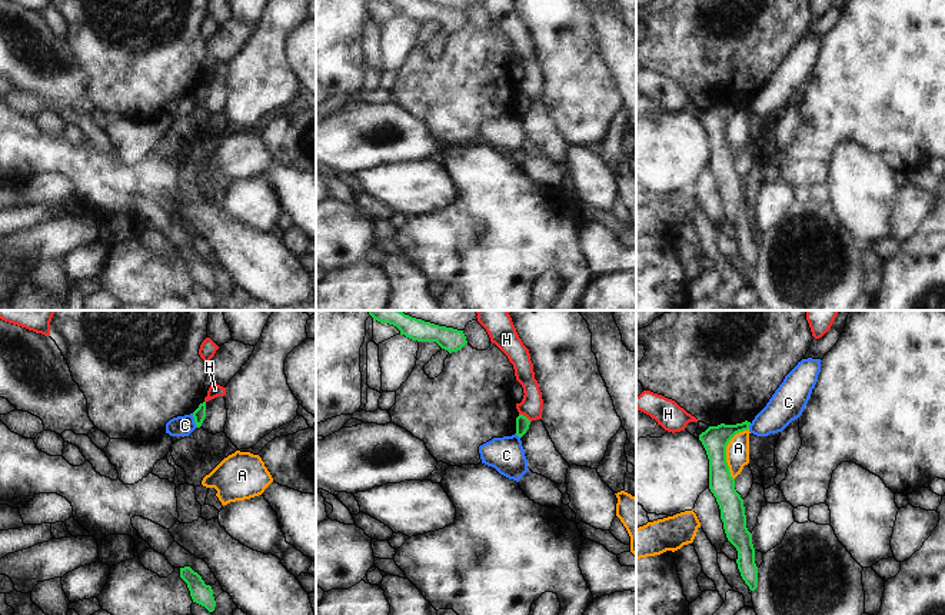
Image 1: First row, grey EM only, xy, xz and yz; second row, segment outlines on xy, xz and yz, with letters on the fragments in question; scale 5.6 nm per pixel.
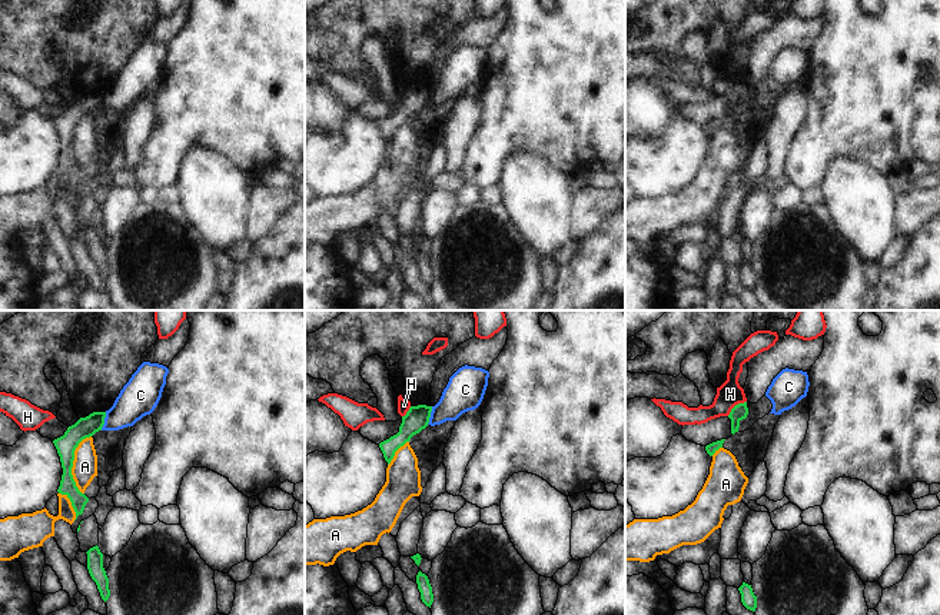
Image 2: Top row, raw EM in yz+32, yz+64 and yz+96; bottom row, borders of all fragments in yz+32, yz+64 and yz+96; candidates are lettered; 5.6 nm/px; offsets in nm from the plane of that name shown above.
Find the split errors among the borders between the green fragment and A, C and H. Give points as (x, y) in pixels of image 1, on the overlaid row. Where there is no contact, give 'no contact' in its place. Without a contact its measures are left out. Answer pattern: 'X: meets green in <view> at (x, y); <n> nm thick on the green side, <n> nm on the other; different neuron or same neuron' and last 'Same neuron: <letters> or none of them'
A: meets green in yz at (725, 451); 150 nm thick on the green side, 130 nm on the other; different neuron
C: meets green in xy at (195, 421); 70 nm thick on the green side, 110 nm on the other; different neuron
H: meets green in xz at (525, 416); 80 nm thick on the green side, 130 nm on the other; different neuron
Same neuron: none of them

